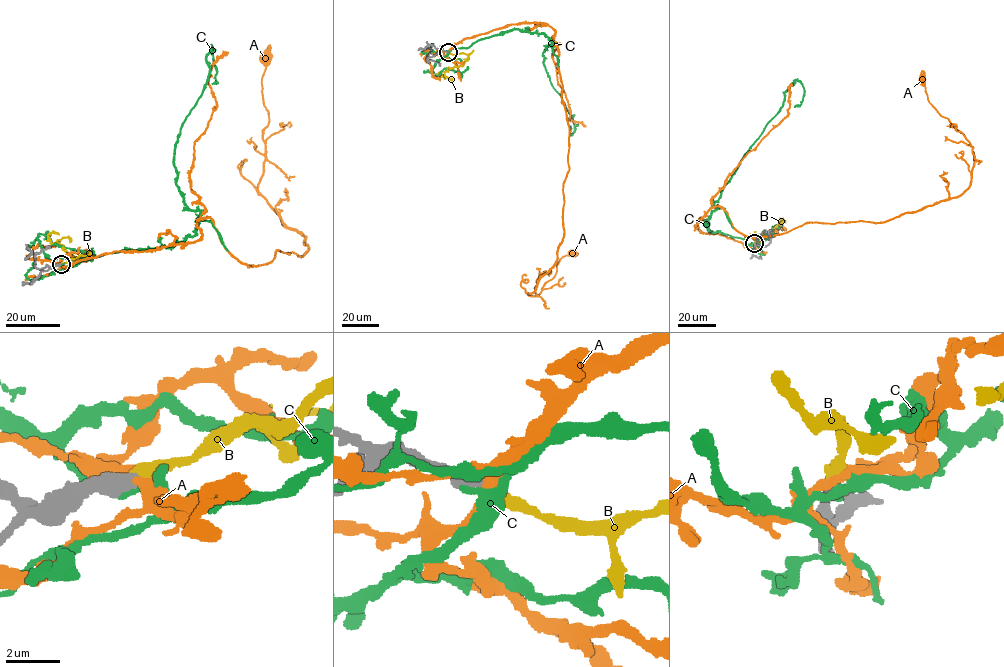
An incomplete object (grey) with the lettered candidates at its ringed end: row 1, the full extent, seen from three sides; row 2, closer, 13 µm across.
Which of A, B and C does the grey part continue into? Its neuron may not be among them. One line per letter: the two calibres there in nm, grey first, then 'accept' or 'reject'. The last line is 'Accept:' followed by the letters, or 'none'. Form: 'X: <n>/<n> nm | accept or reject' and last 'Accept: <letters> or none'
A: 500/440 nm | reject
B: 550/400 nm | accept
C: 600/280 nm | reject
Accept: B

